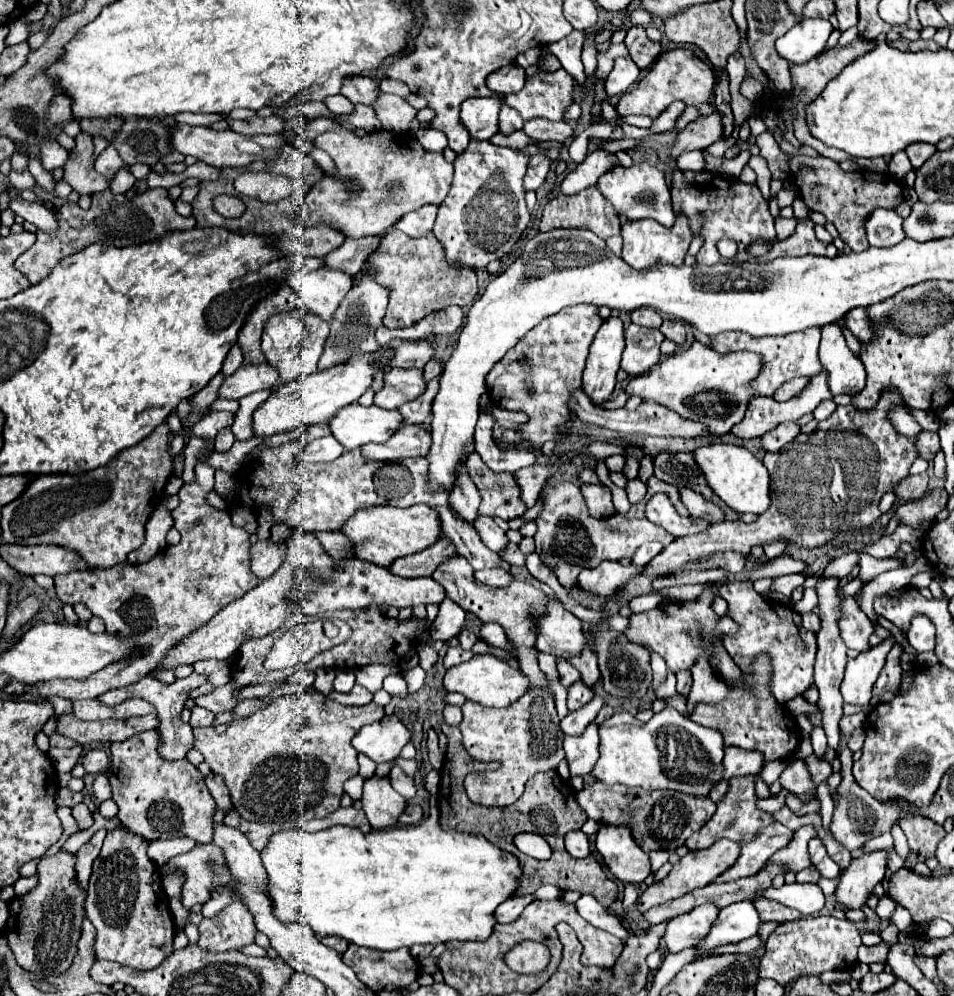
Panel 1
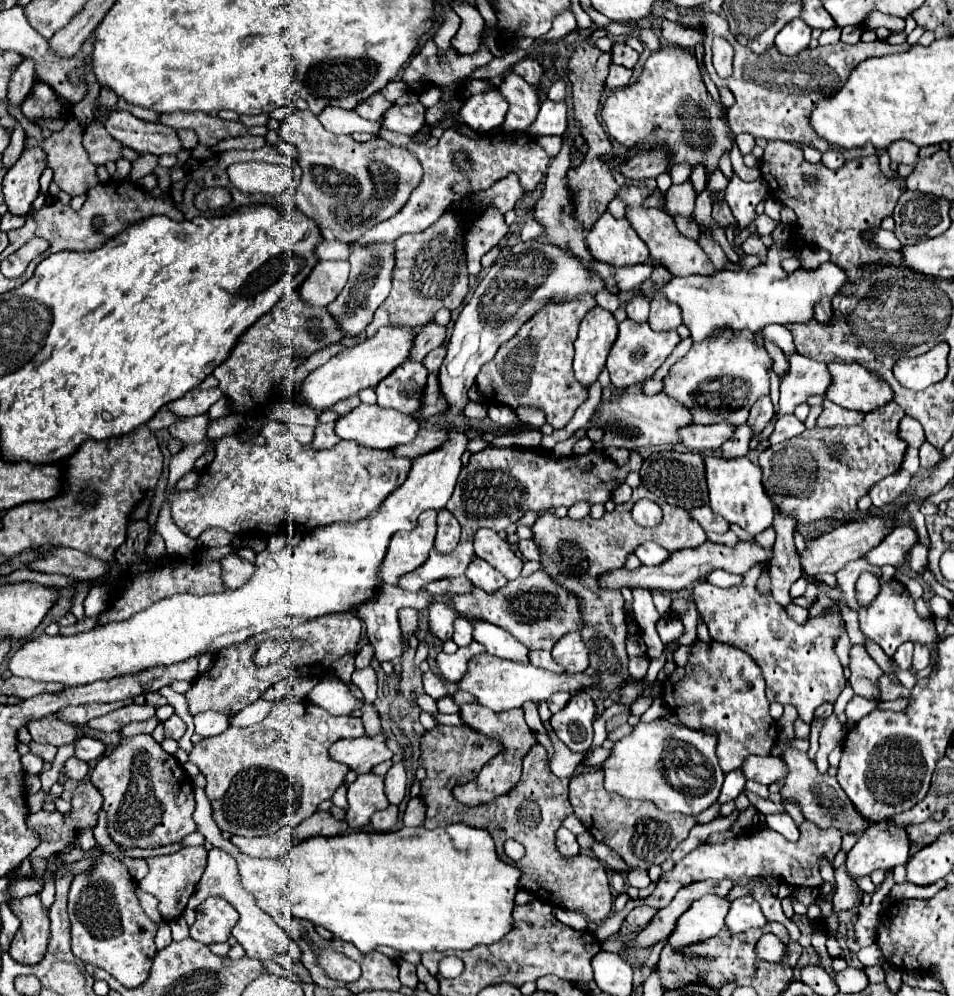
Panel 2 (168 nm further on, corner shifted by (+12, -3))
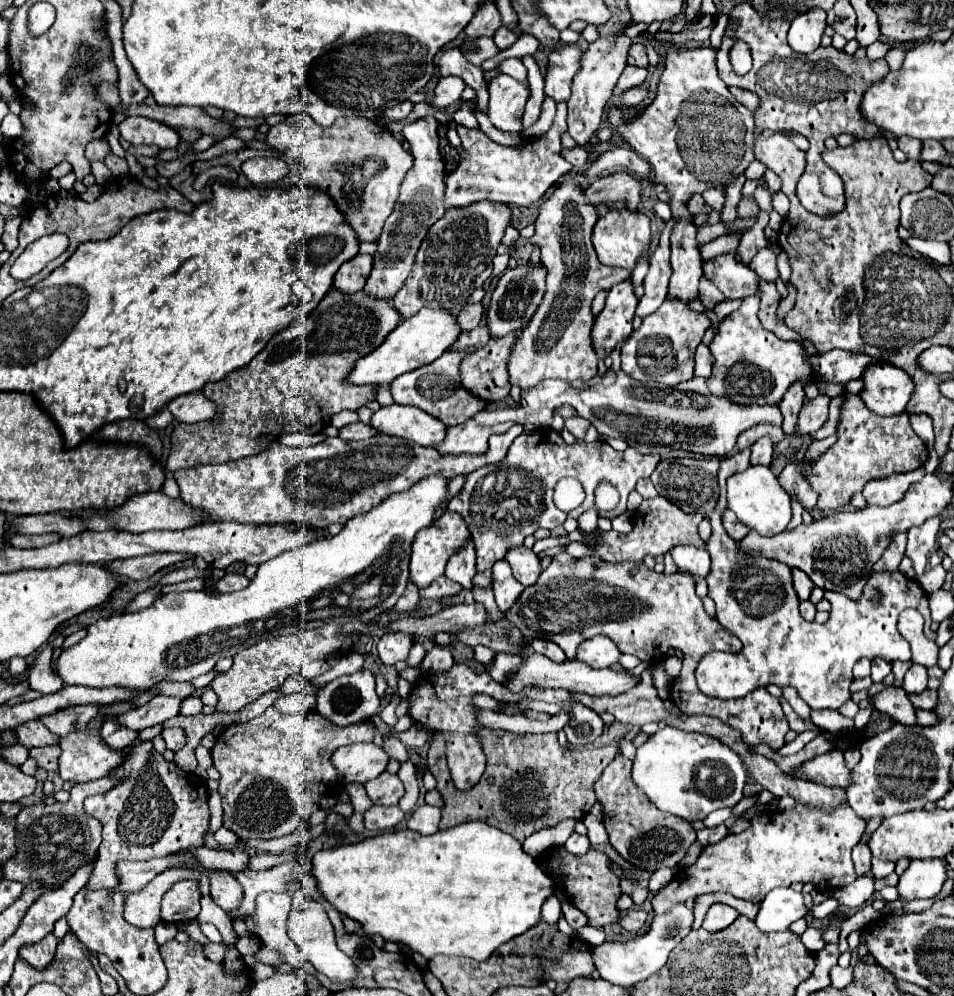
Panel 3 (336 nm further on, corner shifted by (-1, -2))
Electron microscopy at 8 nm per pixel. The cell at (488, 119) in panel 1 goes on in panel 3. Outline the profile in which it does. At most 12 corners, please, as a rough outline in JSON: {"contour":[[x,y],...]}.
{"contour":[[507,75],[489,81],[489,119],[521,135],[529,87]]}

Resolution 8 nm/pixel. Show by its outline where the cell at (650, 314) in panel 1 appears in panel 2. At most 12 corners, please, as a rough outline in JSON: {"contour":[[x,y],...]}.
{"contour":[[634,296],[626,304],[630,320],[644,324],[650,304],[642,296]]}

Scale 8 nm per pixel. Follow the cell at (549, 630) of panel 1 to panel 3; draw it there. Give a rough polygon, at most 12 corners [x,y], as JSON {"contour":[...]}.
{"contour":[[607,637],[579,645],[577,659],[591,667],[609,667],[621,651]]}

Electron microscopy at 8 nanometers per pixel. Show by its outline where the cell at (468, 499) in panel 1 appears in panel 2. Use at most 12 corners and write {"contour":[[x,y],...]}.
{"contour":[[448,508],[438,510],[434,546],[450,552],[460,540],[460,524]]}

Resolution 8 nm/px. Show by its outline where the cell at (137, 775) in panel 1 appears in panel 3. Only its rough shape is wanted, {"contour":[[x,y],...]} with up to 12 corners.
{"contour":[[135,743],[85,799],[103,825],[87,891],[121,861],[205,845],[207,783]]}

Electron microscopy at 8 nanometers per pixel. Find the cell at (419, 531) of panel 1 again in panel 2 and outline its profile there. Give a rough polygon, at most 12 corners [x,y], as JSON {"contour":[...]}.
{"contour":[[436,512],[418,516],[416,528],[396,532],[378,576],[398,576],[424,564],[436,536]]}

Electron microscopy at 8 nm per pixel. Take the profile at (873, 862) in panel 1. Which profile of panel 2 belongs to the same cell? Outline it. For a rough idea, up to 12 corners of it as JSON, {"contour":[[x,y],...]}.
{"contour":[[870,826],[846,854],[852,880],[908,860],[904,828]]}

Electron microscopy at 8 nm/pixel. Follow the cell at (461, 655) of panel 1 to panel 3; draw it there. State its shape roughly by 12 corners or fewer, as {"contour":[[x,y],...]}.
{"contour":[[499,653],[487,669],[497,683],[521,667],[523,657]]}

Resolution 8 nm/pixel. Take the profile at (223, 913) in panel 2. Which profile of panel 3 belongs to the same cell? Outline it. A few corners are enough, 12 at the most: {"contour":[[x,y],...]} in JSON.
{"contour":[[211,869],[211,899],[225,911],[239,907],[243,891],[231,871]]}

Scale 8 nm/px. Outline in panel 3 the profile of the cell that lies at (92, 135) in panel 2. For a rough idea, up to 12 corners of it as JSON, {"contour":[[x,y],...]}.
{"contour":[[107,139],[87,145],[89,161],[103,161],[109,151]]}

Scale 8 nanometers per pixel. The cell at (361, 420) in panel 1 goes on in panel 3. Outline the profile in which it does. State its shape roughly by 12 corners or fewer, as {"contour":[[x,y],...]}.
{"contour":[[381,407],[379,433],[435,447],[447,425],[417,407]]}

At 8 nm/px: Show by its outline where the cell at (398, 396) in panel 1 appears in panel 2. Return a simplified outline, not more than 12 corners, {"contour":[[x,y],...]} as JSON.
{"contour":[[406,360],[376,386],[378,406],[412,414],[428,372]]}

